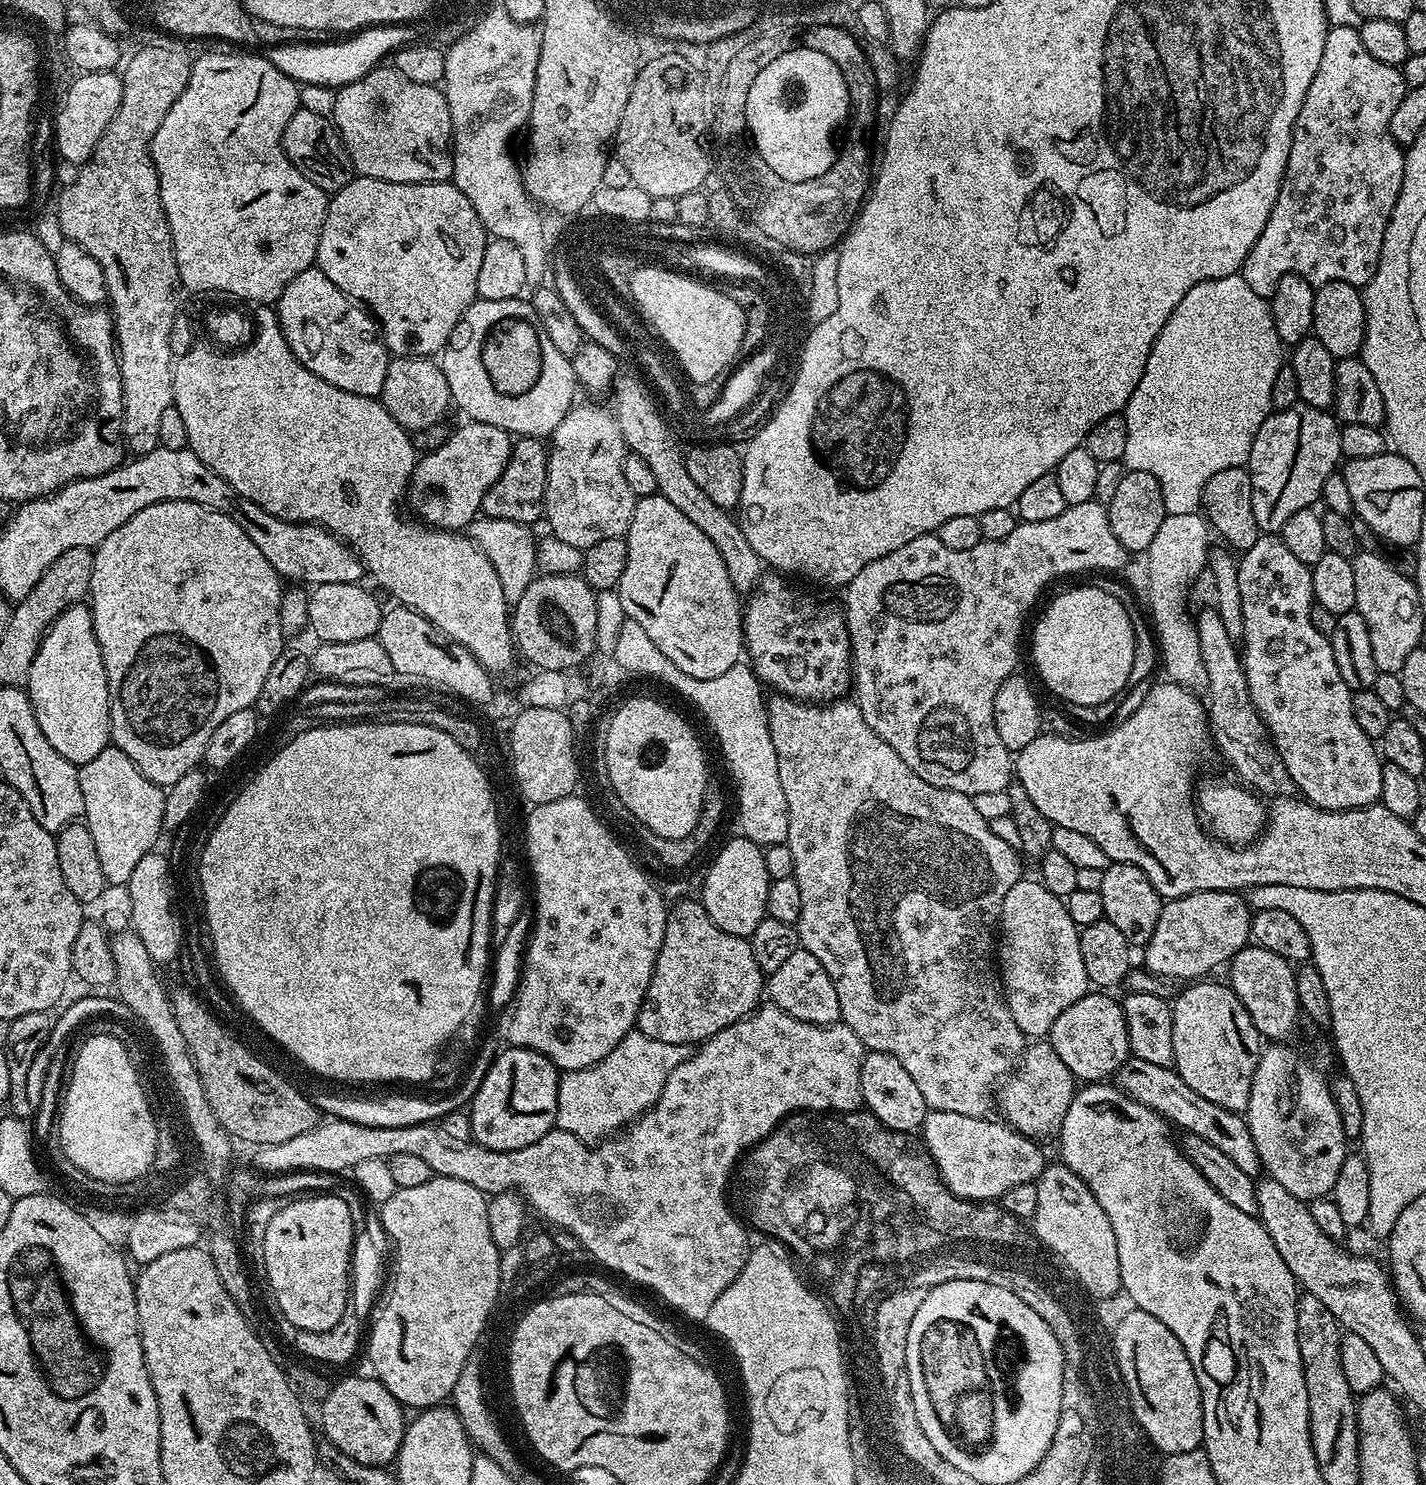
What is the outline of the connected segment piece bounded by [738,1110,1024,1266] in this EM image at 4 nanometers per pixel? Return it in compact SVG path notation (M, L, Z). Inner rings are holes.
M804 1110L799 1114L785 1116L759 1144L749 1148L739 1161L740 1184L748 1199L747 1223L765 1232L765 1237L778 1241L786 1238L786 1246L790 1238L824 1240L828 1244L836 1244L844 1234L850 1234L850 1224L852 1228L858 1224L858 1234L862 1240L866 1234L868 1238L873 1238L870 1240L868 1264L881 1266L896 1264L899 1260L915 1261L925 1253L932 1252L932 1244L940 1244L940 1240L948 1240L948 1236L960 1236L960 1232L968 1232L968 1228L972 1228L976 1236L984 1236L984 1240L1008 1240L1008 1244L1020 1244L1020 1240L1024 1240L1020 1220L1014 1218L1014 1214L996 1202L959 1200L944 1185L936 1166L916 1160L916 1146L918 1138L913 1133L890 1130L873 1112L867 1110L825 1113ZM928 1216L936 1216L936 1224L932 1224Z

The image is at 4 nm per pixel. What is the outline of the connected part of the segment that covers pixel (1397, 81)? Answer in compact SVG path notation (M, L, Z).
M1337 24L1329 27L1326 34L1326 47L1322 50L1322 62L1318 62L1318 70L1314 74L1314 82L1310 82L1310 90L1306 90L1306 98L1302 102L1302 110L1298 110L1298 118L1292 127L1292 141L1290 142L1290 154L1286 162L1286 170L1282 178L1282 186L1278 190L1278 198L1274 202L1274 210L1270 210L1270 218L1266 218L1266 226L1262 234L1258 234L1258 242L1246 254L1244 265L1239 270L1239 275L1254 290L1254 294L1270 298L1278 286L1280 279L1286 274L1294 274L1306 278L1313 286L1319 286L1326 282L1346 282L1355 288L1363 289L1364 285L1374 278L1374 270L1378 266L1378 258L1382 254L1382 238L1386 234L1386 226L1390 222L1390 214L1398 202L1398 194L1402 190L1402 174L1404 173L1405 149L1390 134L1390 114L1398 110L1398 102L1402 102L1406 91L1403 71L1399 67L1378 62L1362 46L1362 38L1359 31L1345 24Z

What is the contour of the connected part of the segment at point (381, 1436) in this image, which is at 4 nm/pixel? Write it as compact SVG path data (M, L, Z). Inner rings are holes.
M368 1376L337 1379L328 1397L319 1405L320 1424L324 1427L323 1439L329 1440L342 1454L354 1458L359 1464L383 1468L391 1465L400 1452L406 1412L381 1380Z

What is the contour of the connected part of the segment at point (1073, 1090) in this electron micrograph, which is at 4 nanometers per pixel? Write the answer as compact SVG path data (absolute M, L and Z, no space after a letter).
M1032 1042L1027 1045L1024 1055L1020 1058L1020 1063L1016 1065L1011 1075L999 1085L998 1112L1000 1108L1001 1114L999 1113L999 1115L1011 1128L1040 1142L1043 1141L1043 1136L1055 1137L1059 1133L1062 1122L1066 1118L1066 1110L1070 1110L1070 1102L1076 1097L1077 1091L1078 1081L1076 1077L1072 1075L1066 1062L1062 1062L1062 1058L1058 1058L1058 1054L1053 1050L1051 1043Z

